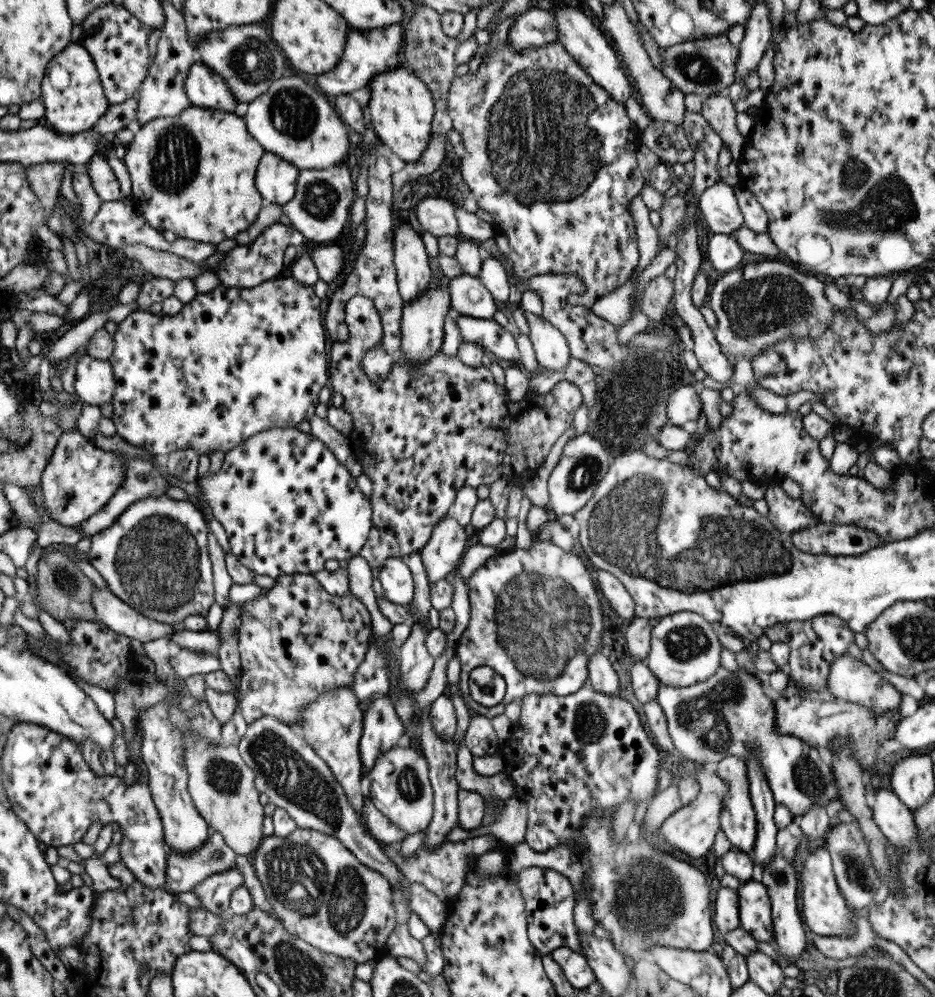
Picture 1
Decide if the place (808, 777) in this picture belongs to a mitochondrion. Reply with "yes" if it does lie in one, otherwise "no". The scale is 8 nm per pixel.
yes

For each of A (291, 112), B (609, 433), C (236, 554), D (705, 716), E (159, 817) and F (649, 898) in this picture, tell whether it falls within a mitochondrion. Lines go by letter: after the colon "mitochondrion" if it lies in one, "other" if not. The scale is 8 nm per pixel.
A: mitochondrion
B: mitochondrion
C: other
D: mitochondrion
E: other
F: mitochondrion

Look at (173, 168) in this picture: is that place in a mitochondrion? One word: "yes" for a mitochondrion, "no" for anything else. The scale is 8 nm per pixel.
yes

